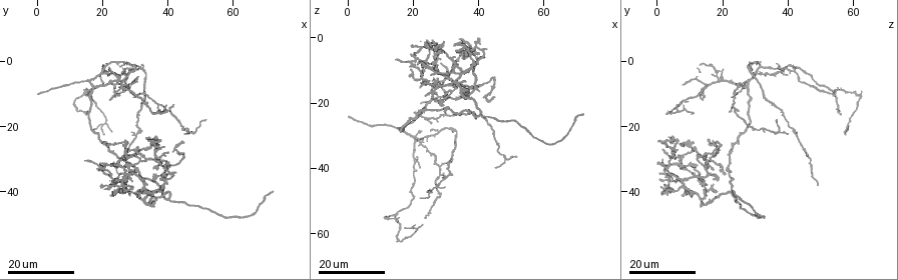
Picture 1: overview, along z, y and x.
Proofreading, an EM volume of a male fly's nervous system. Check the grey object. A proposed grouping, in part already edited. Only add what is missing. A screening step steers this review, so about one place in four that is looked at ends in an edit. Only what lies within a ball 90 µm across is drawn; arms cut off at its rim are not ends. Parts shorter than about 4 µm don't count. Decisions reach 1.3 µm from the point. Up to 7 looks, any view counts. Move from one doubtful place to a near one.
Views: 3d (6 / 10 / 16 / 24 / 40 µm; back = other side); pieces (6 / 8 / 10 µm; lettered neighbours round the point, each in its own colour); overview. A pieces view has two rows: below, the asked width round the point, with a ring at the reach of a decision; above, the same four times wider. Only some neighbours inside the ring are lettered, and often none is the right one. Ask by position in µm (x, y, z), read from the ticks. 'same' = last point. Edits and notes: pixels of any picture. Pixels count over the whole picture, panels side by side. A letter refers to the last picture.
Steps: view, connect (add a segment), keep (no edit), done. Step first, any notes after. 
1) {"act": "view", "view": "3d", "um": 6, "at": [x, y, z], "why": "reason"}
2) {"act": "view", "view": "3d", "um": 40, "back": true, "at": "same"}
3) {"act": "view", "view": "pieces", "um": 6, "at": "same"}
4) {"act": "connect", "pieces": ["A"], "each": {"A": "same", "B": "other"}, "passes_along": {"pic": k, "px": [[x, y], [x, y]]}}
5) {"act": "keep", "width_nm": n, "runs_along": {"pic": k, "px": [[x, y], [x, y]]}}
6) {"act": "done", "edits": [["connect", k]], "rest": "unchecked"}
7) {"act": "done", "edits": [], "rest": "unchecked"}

{"act": "view", "view": "3d", "um": 16, "at": [22.0, 26.5, 8.0]}

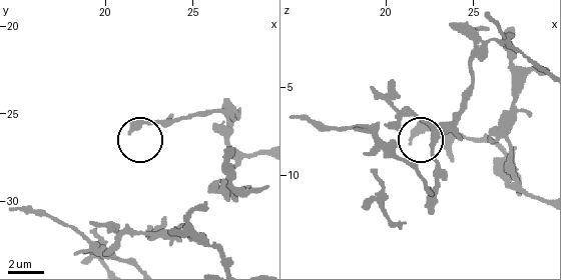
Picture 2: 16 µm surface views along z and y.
{"act": "view", "view": "pieces", "um": 6, "at": [21.4, 26.2, 8.0]}

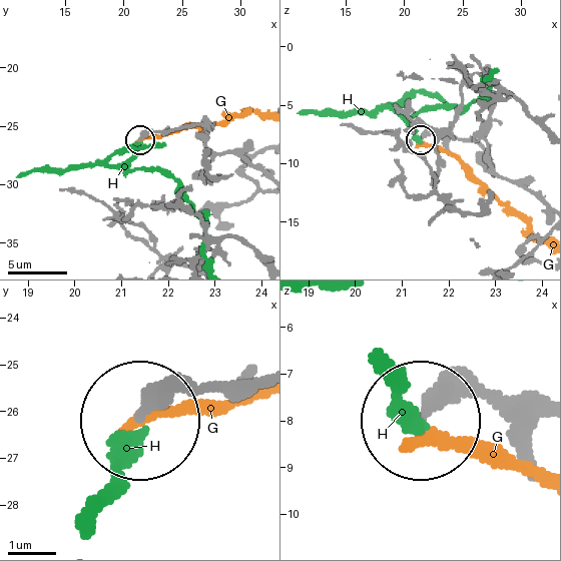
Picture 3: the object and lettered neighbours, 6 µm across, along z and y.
{"act": "keep", "each": {"G": "other", "H": "other"}, "found": "no lettered segment goes on from it"}

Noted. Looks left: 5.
{"act": "view", "view": "3d", "um": 16, "at": [35.5, 36.0, 17.5], "why": "branch stops here"}

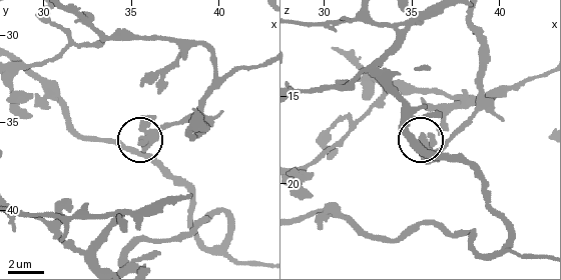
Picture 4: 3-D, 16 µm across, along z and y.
{"act": "view", "view": "pieces", "um": 6, "at": [35.6, 36.2, 17.4], "why": "see the neighbours"}

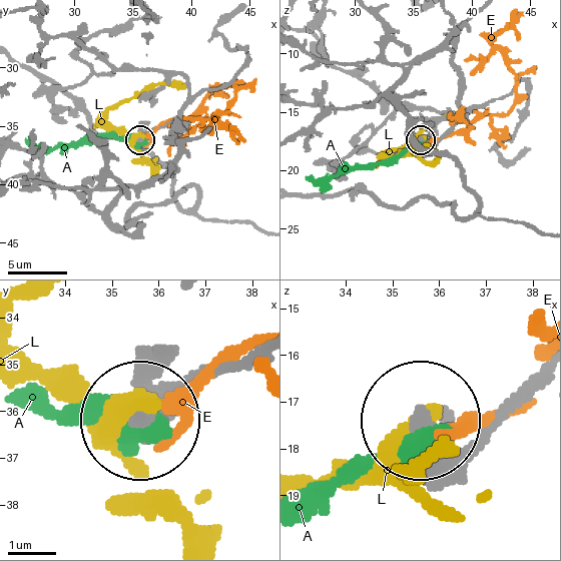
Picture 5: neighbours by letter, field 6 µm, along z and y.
{"act": "keep", "each": {"A": "other", "E": "other", "L": "other"}, "found": "no lettered segment goes on from it"}

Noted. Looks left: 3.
{"act": "view", "view": "3d", "um": 24, "at": [25.5, 41.0, 11.5], "why": "free end"}

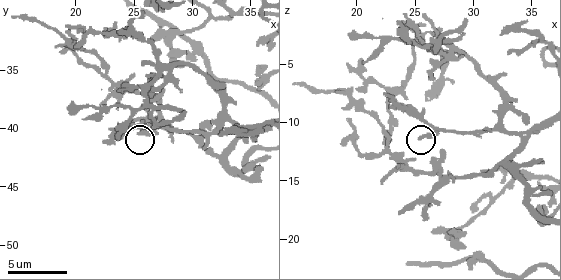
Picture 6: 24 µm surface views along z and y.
{"act": "view", "view": "pieces", "um": 8, "at": [25.4, 40.4, 11.4]}

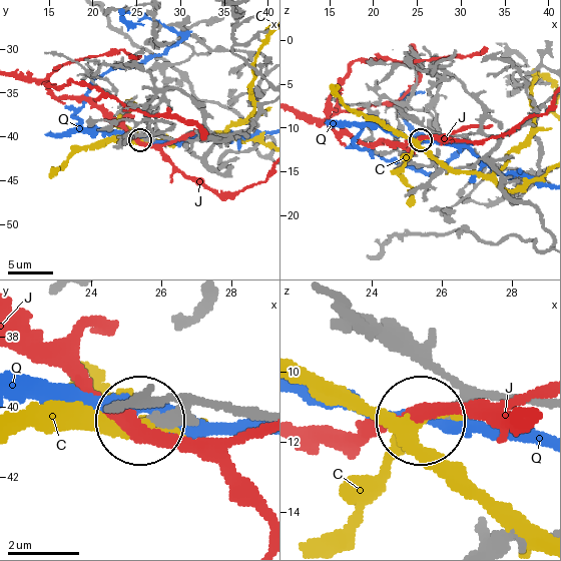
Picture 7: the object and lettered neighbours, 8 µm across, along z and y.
{"act": "keep", "each": {"C": "other", "J": "other", "Q": "other"}, "runs_along": {"pic": 7, "px": [[259, 416], [187, 404], [145, 419]]}, "found": "no lettered segment goes on from it"}

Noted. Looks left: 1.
{"act": "done", "edits": [], "rest": "unchecked"}

